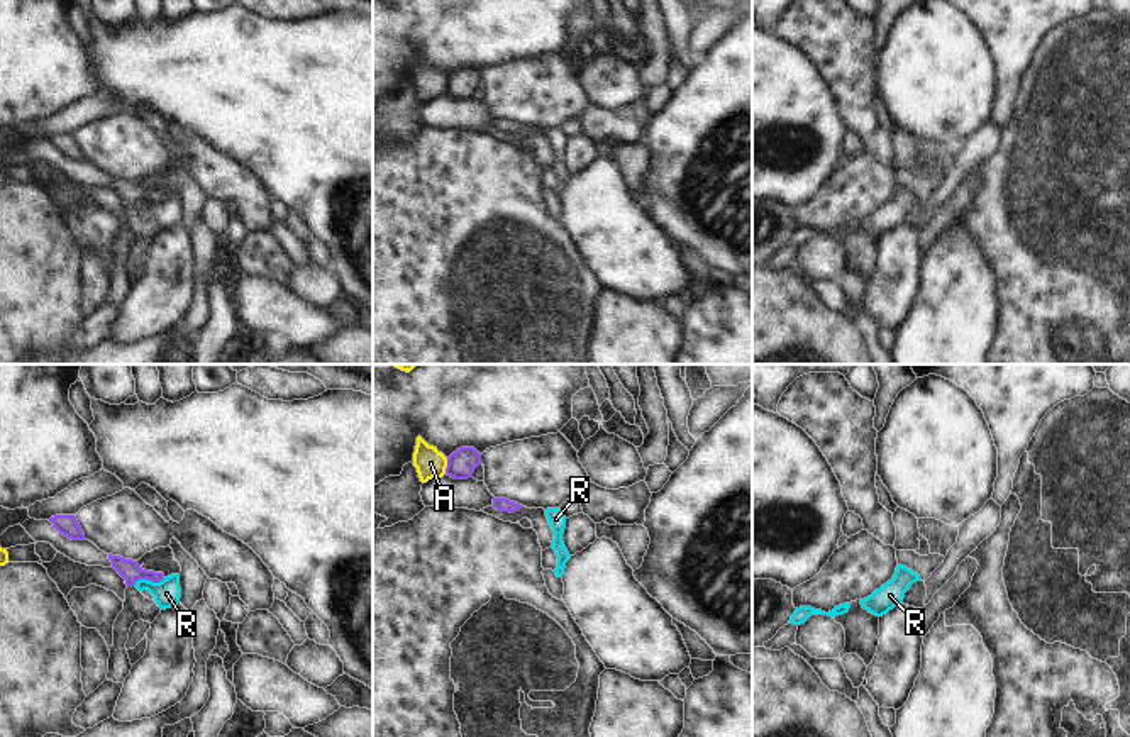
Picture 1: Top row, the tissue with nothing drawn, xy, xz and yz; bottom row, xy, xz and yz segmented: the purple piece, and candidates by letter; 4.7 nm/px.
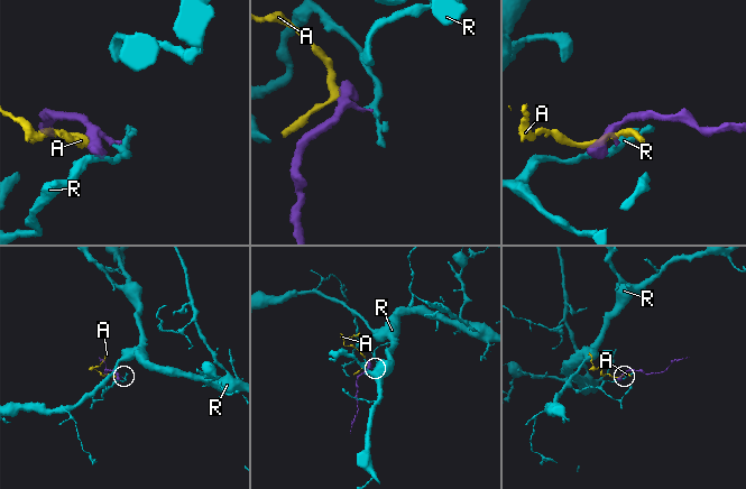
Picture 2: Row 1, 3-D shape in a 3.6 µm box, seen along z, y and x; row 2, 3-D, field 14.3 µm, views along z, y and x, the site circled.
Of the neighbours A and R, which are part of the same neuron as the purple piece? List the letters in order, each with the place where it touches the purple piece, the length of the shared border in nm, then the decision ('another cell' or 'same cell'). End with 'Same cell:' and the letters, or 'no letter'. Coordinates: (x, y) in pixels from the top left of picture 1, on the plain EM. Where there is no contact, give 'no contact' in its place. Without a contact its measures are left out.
A: xz (448, 87) | 80 nm | another cell
R: xy (148, 200) | 160 nm | another cell
Same cell: no letter

